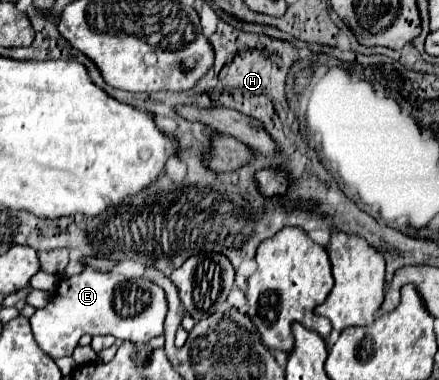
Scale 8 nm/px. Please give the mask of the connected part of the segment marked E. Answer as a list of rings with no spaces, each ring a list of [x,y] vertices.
[[[85,267],[83,273],[65,277],[59,281],[49,303],[35,311],[31,317],[31,329],[37,345],[51,357],[71,357],[79,337],[89,335],[113,335],[117,339],[129,339],[137,345],[149,343],[153,337],[163,335],[163,321],[167,315],[165,291],[147,279],[125,279],[119,273],[101,273]]]

